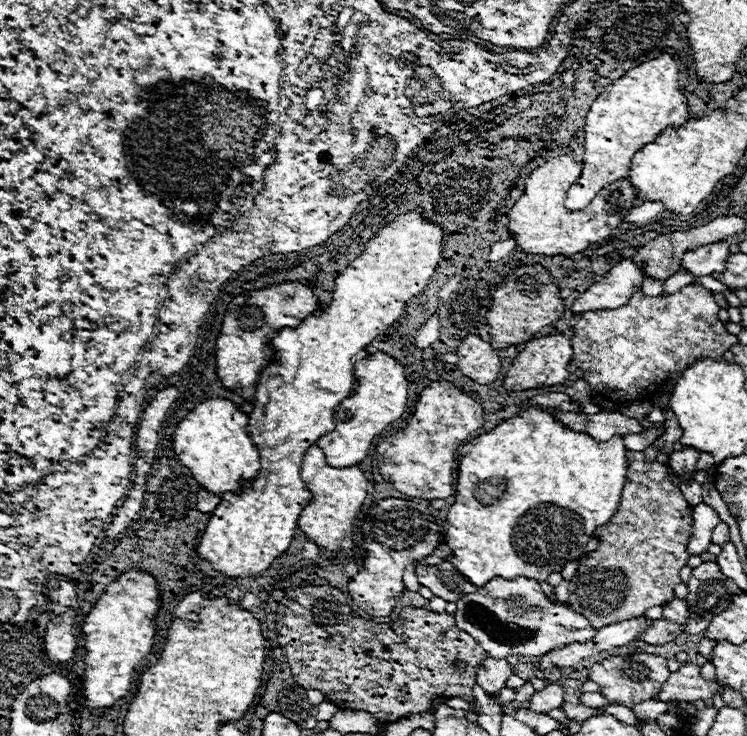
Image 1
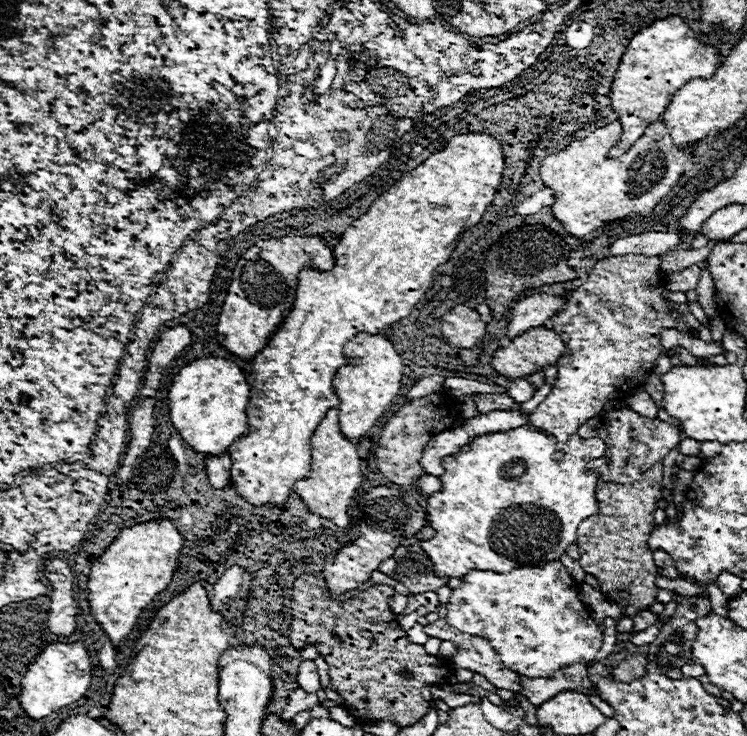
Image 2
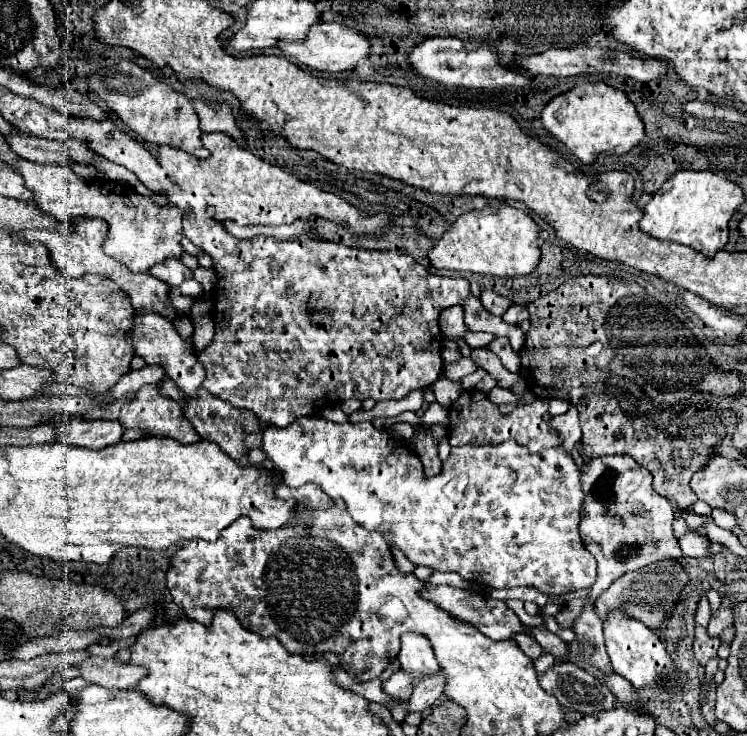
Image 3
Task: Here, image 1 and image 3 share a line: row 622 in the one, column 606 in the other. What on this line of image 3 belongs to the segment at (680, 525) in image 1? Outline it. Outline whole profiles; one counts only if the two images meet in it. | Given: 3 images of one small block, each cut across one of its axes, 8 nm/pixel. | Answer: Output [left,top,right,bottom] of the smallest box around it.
[594,560,688,632]

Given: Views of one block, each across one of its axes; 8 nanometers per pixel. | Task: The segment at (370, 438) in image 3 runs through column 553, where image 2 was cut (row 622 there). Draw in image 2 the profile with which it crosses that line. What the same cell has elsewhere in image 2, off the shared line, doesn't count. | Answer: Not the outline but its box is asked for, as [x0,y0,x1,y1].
[446,560,602,678]

